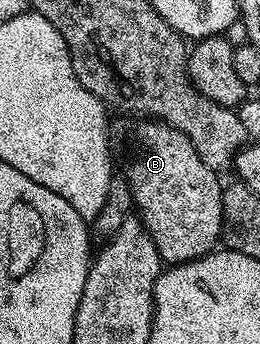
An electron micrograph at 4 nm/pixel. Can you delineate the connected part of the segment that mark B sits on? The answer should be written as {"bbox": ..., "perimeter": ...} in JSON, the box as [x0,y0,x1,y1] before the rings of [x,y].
{"bbox":[112,118,223,265],"perimeter":[[[126,118],[126,121],[113,121],[112,136],[115,141],[122,140],[126,147],[126,184],[130,187],[130,196],[134,199],[134,204],[138,207],[137,219],[142,221],[142,225],[148,230],[152,242],[156,246],[158,256],[167,265],[187,264],[189,260],[195,260],[201,256],[215,251],[219,247],[222,238],[222,190],[223,181],[218,181],[219,173],[215,169],[208,167],[204,162],[200,162],[200,154],[196,154],[196,146],[188,142],[188,138],[180,130],[176,130],[171,124],[163,124],[162,121],[153,118]]]}

